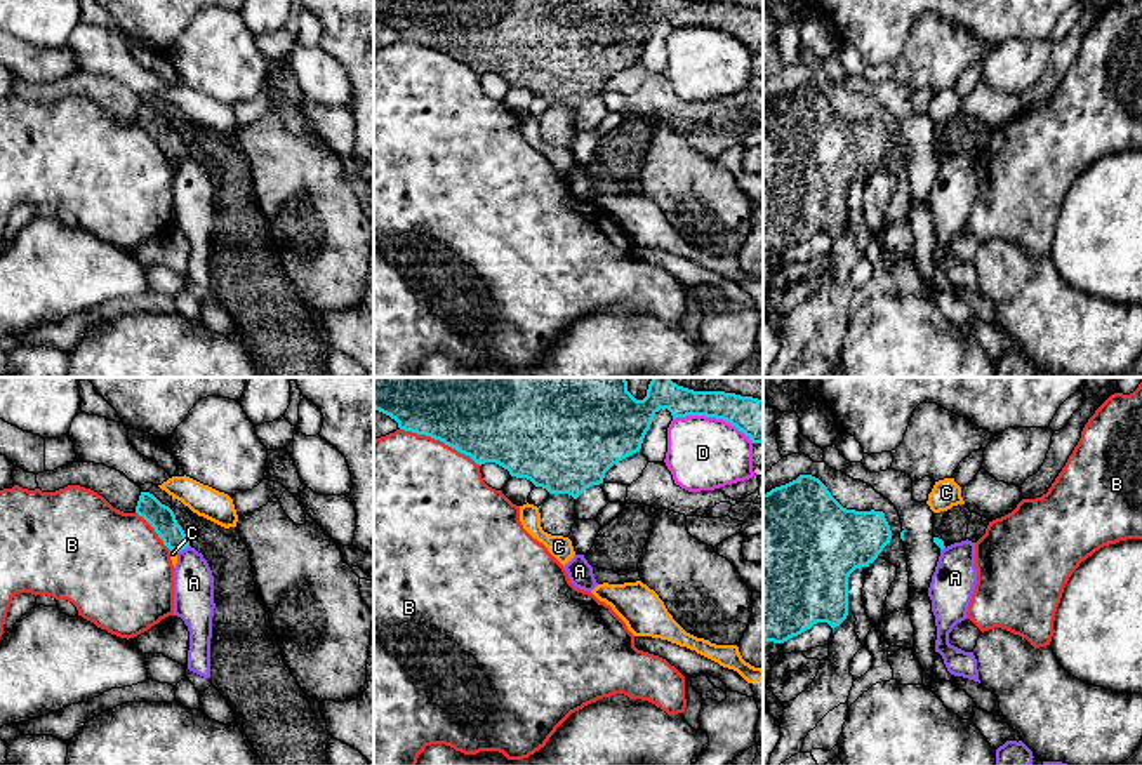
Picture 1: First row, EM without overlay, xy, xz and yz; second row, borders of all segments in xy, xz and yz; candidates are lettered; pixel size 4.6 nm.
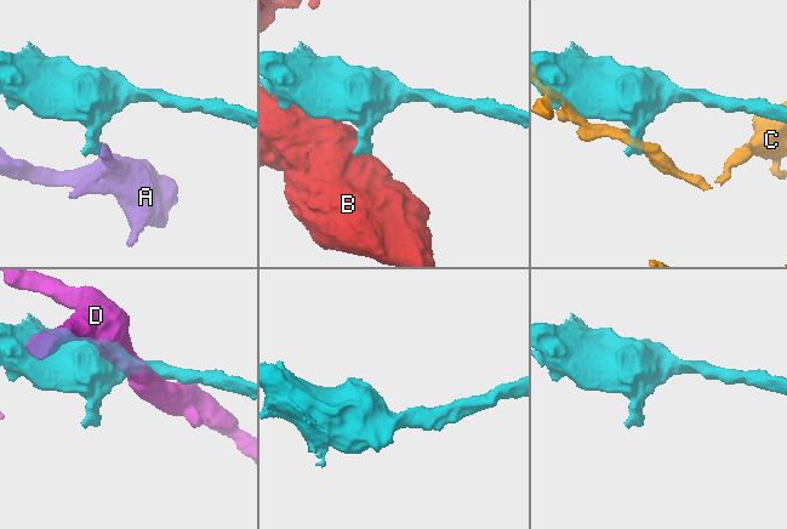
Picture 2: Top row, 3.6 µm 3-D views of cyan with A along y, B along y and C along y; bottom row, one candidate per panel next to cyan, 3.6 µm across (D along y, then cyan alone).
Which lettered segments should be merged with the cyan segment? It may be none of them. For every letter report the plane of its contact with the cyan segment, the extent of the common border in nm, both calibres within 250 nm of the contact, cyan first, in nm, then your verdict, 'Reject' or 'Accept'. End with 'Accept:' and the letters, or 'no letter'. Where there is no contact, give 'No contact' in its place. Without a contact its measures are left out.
A: Touches cyan in xy. Shared border 70 nm. Thickness 120 nm (cyan) against 190 nm. Reject
B: Touches cyan in xz. Shared border 420 nm. Thickness 500 nm (cyan) against 480 nm. Reject
C: Touches cyan in xz. Shared border 80 nm. Thickness 20 nm (cyan) against 100 nm. Reject
D: Touches cyan in xz. Shared border 400 nm. Thickness 190 nm (cyan) against 340 nm. Reject
Accept: no letter

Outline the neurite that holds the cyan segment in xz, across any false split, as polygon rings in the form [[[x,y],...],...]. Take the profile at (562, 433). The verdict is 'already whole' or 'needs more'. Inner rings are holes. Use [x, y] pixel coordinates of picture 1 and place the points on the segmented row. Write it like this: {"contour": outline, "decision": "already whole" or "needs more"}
{"contour": [[[374,377],[374,409],[395,419],[400,429],[440,440],[457,452],[469,456],[480,466],[485,462],[495,462],[508,469],[511,476],[527,478],[535,487],[546,489],[549,494],[568,494],[574,499],[577,499],[586,489],[603,483],[605,473],[614,464],[640,452],[652,419],[661,409],[667,409],[673,419],[687,416],[723,419],[742,431],[753,443],[763,443],[763,400],[725,391],[694,391],[678,386],[669,377],[652,377],[643,400],[636,400],[627,391],[626,377]]], "decision": "already whole"}

